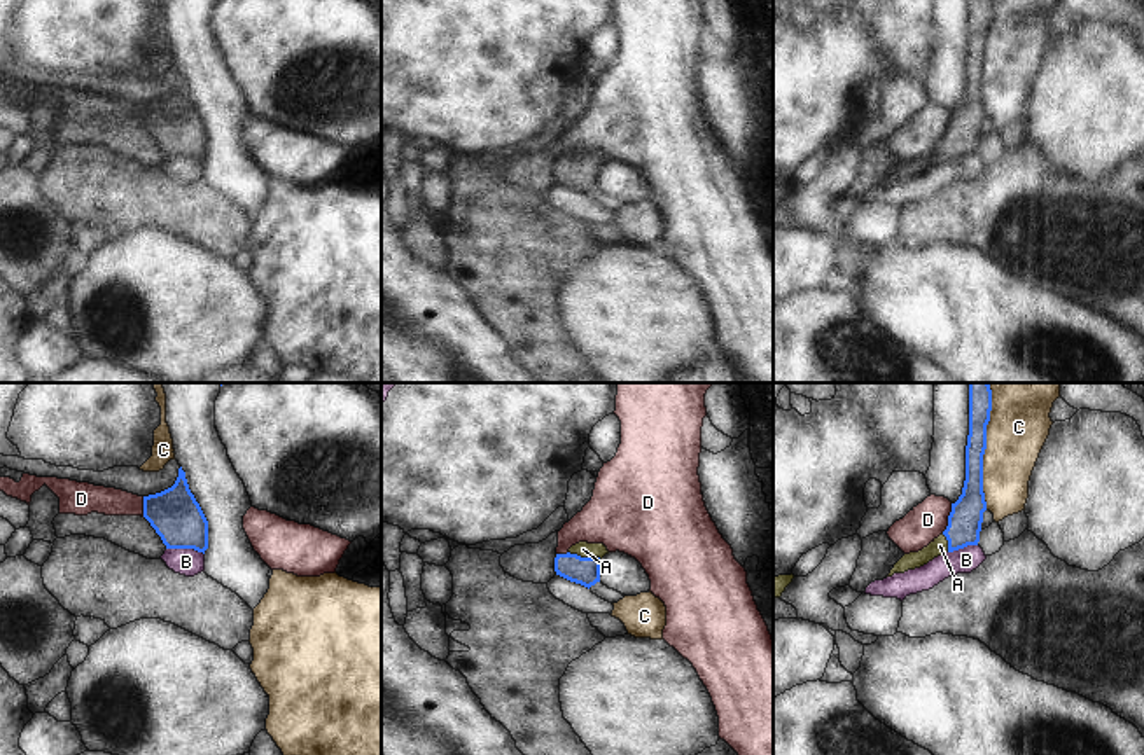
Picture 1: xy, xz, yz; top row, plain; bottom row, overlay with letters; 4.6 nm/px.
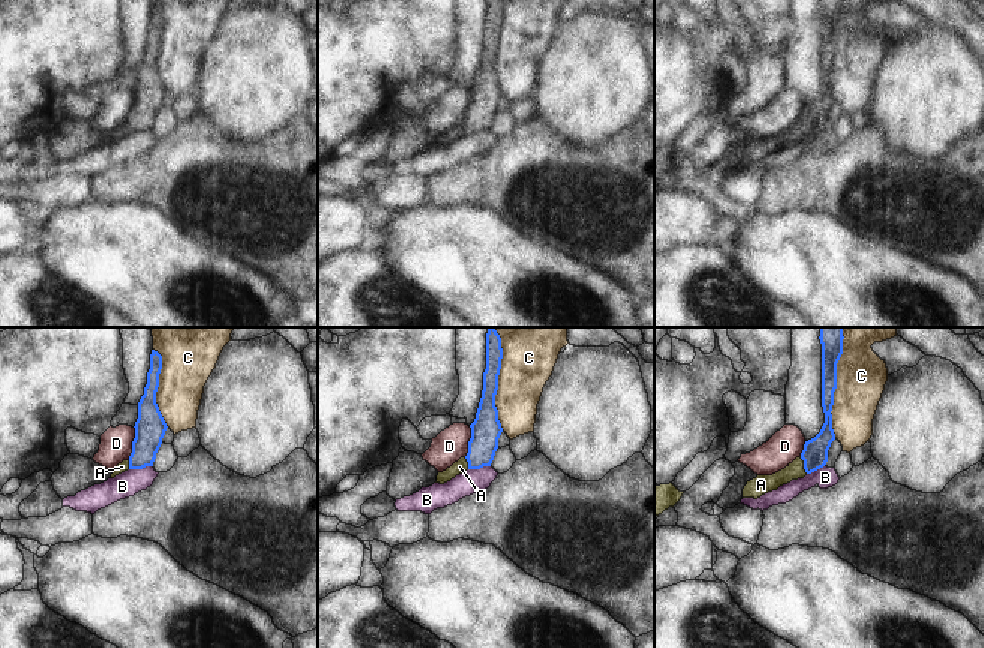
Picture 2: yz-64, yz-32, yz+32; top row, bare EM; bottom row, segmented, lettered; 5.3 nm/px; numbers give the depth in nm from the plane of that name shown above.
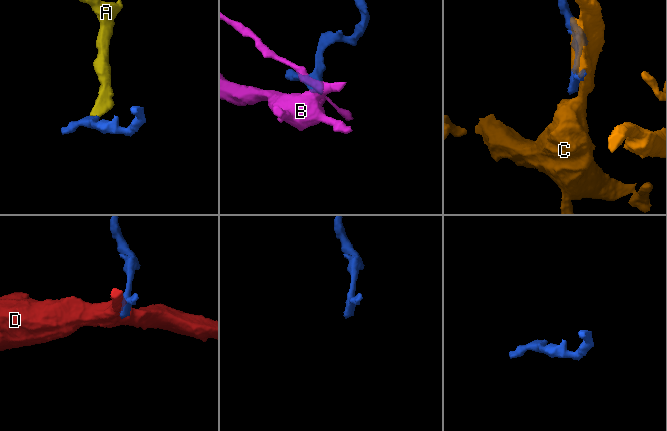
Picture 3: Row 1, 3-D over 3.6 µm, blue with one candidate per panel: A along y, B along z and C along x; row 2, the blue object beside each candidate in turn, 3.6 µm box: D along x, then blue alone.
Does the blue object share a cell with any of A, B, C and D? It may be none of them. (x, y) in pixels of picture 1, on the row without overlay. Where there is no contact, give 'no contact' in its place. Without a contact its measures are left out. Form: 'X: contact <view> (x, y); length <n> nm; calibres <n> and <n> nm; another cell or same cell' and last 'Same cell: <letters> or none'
A: contact xz (585, 166); length 160 nm; calibres 130 and 70 nm; same cell
B: contact xy (186, 156); length 180 nm; calibres 240 and 130 nm; another cell
C: contact yz (983, 60); length 550 nm; calibres 130 and 280 nm; another cell
D: contact yz (948, 126); length 140 nm; calibres 160 and 170 nm; another cell
Same cell: A

